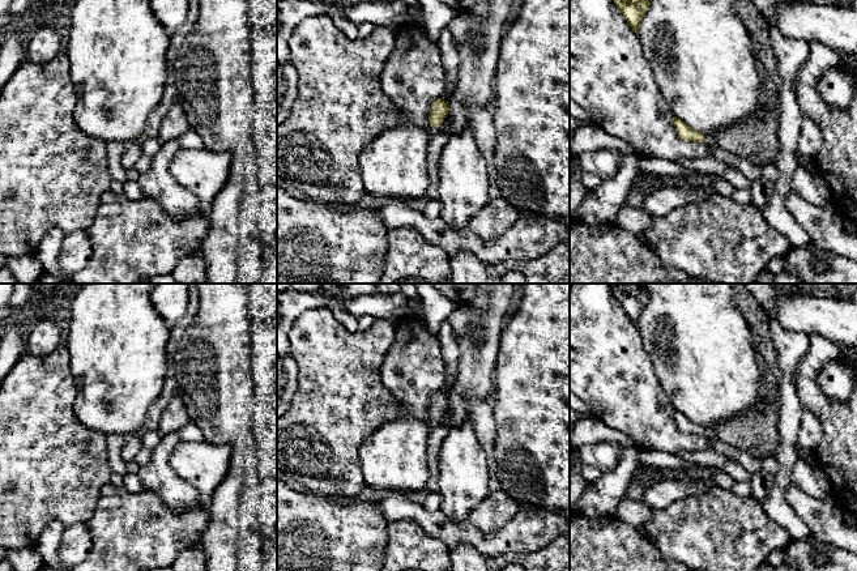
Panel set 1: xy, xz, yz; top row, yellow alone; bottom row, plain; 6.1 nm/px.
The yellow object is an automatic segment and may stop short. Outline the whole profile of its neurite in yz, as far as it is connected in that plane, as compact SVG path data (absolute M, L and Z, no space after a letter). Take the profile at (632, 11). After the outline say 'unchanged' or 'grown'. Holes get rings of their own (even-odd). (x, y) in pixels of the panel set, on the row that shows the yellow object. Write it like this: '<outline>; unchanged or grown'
M613 0L617 9L622 13L623 18L628 22L635 33L639 31L640 22L648 12L649 0Z; unchanged

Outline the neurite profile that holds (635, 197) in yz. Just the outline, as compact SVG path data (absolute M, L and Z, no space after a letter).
M639 172L635 182L631 184L631 188L628 189L627 197L626 197L626 205L636 209L643 209L644 201L647 195L639 188L638 183L641 176L647 175L645 172Z

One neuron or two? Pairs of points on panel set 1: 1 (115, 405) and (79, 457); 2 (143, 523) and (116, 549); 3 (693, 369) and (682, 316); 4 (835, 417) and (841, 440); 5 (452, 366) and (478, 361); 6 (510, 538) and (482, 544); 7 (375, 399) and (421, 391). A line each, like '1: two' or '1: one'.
1: two
2: one
3: one
4: one
5: two
6: one
7: two

